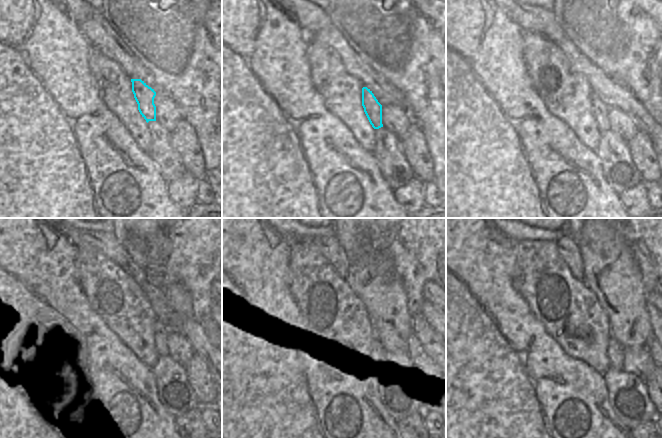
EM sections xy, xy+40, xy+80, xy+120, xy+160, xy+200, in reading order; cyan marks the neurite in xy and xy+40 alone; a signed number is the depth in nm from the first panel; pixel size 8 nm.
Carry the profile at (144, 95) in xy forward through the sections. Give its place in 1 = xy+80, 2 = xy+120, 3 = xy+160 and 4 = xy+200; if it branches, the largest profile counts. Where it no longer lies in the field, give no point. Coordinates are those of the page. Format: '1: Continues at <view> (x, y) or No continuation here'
1: Continues at xy+80 (599, 110)
2: Continues at xy+120 (160, 336)
3: Continues at xy+160 (387, 338)
4: Continues at xy+200 (614, 352)

